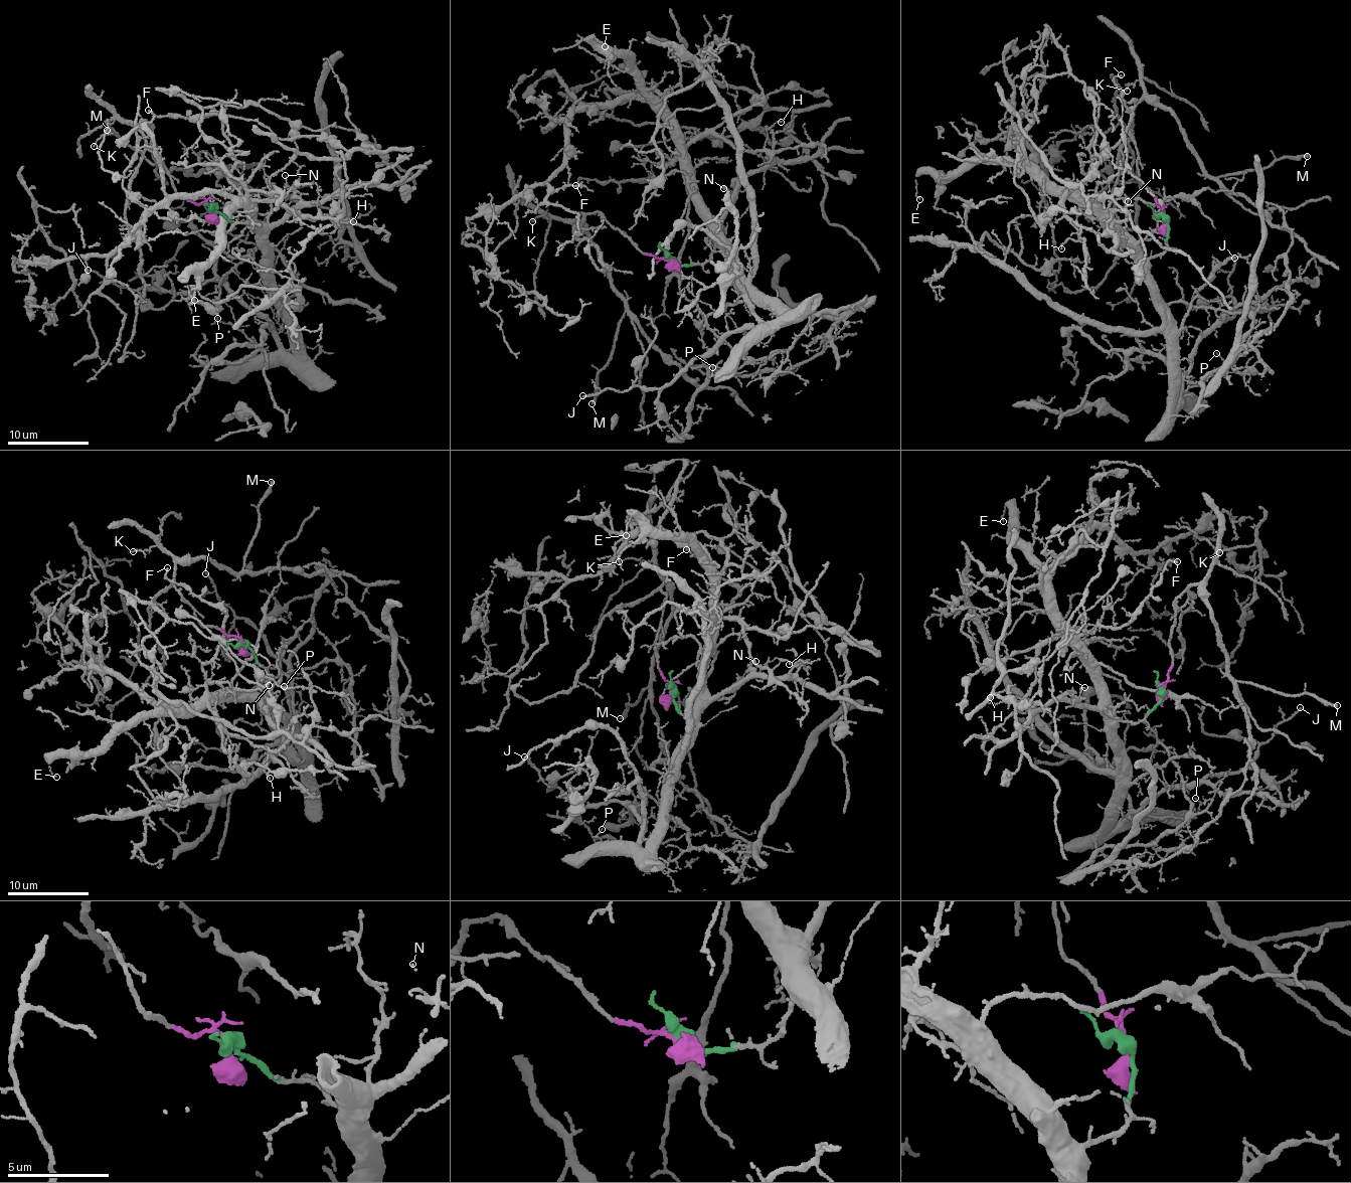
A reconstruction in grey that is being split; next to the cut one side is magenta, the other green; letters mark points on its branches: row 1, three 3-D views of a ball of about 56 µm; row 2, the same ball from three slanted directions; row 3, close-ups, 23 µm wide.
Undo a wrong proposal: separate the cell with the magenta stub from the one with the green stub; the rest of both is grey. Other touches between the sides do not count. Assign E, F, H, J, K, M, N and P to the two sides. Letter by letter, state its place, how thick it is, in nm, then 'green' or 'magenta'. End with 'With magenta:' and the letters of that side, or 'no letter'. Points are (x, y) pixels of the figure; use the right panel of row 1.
E: (919, 199) | 130 nm | green
F: (1121, 74) | 160 nm | green
H: (1061, 248) | 110 nm | green
J: (1234, 258) | 140 nm | green
K: (1127, 91) | 120 nm | magenta
M: (1307, 156) | 240 nm | magenta
N: (1128, 201) | 140 nm | green
P: (1216, 353) | 70 nm | green
With magenta: K, M

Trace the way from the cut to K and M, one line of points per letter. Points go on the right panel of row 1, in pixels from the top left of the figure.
K: (1165, 216), (1157, 198), (1138, 176), (1136, 146), (1130, 126), (1143, 90), (1141, 77), (1128, 85), (1126, 91)
M: (1165, 216), (1138, 176), (1129, 122), (1139, 101), (1158, 101), (1213, 176), (1265, 168), (1277, 158), (1308, 156)

